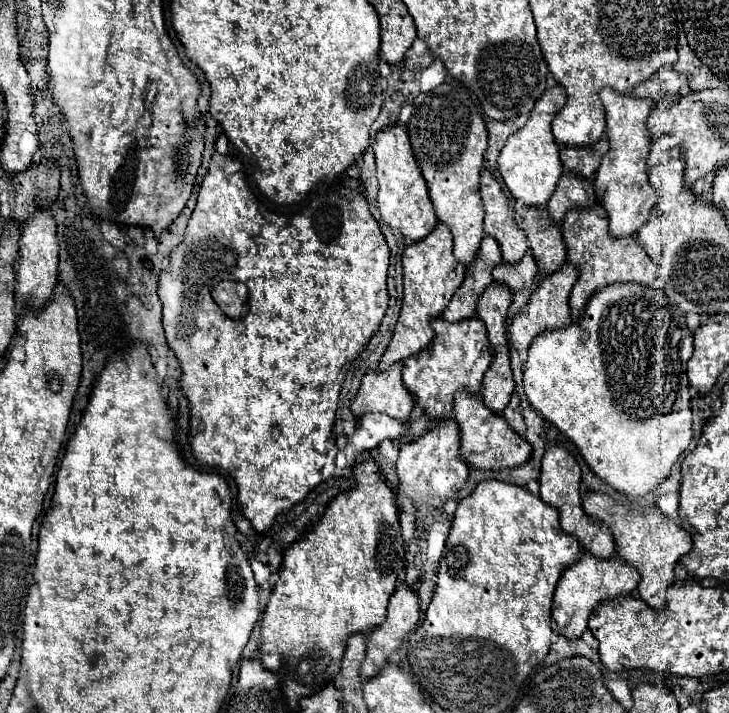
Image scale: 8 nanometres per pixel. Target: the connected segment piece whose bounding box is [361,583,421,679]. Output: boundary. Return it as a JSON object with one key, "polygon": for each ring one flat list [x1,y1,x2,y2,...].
{"polygon":[[399,583,395,587,395,593,389,599,387,611,389,611,387,619,379,627,375,627,371,633,367,633,367,651,365,651,365,661,361,665,361,677,363,679,371,679,373,675,377,675,383,669,383,665,389,661,389,655,399,649,399,645,405,639,405,635,409,631,417,629,419,619,421,619,421,609,419,609,417,593,411,587,407,587,405,583]]}

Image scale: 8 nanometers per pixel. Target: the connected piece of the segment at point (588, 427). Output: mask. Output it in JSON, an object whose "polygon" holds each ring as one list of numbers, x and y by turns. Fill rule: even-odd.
{"polygon":[[613,283,589,297,579,321,573,321,565,329,547,329,539,333,535,341,531,341,529,357,523,369,523,387,533,409,539,411,541,417,553,423,563,435,567,435,577,445,589,469,595,475,599,475,605,483,609,483,613,489,625,493,631,501,637,501,645,497,647,493,651,493,669,475,679,455,691,443,691,437,693,437,691,421,693,419,691,419,691,407,689,407,691,397,689,397,689,381,687,381,687,361,691,359,691,353,693,353,693,333,685,323,685,313,675,303,667,301,667,295,663,289,653,287,653,285,637,285,637,283]]}

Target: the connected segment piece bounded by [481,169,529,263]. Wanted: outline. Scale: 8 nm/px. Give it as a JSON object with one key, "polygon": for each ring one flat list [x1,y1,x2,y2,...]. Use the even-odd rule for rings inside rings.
{"polygon":[[489,169,481,171,481,199,485,207,485,233,499,241,503,261,517,263,525,255,527,237,515,223,515,209,507,191]]}

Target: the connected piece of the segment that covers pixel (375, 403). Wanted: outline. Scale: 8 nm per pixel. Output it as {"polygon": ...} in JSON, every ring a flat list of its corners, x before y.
{"polygon":[[393,363,387,371,369,369,361,379,355,399,351,401,351,411,357,417,379,411,393,419,407,421,415,399,401,381,401,369,401,363]]}

